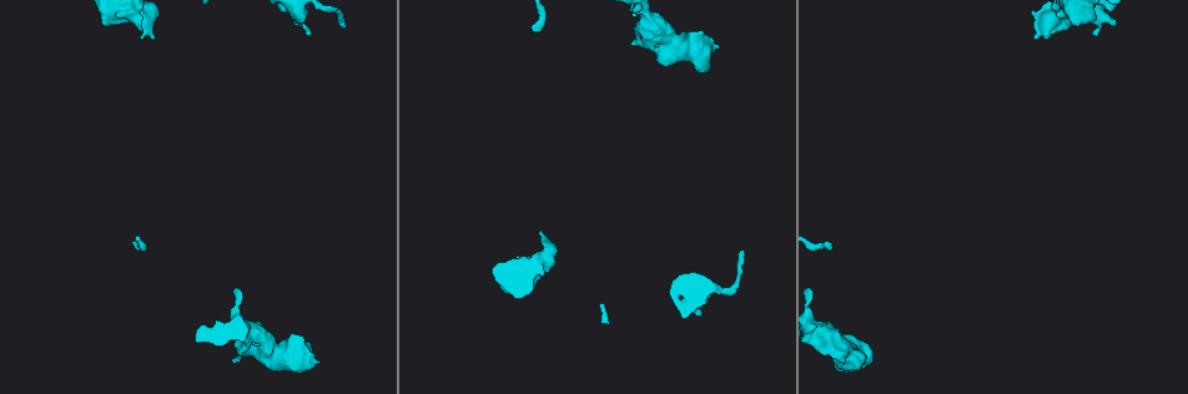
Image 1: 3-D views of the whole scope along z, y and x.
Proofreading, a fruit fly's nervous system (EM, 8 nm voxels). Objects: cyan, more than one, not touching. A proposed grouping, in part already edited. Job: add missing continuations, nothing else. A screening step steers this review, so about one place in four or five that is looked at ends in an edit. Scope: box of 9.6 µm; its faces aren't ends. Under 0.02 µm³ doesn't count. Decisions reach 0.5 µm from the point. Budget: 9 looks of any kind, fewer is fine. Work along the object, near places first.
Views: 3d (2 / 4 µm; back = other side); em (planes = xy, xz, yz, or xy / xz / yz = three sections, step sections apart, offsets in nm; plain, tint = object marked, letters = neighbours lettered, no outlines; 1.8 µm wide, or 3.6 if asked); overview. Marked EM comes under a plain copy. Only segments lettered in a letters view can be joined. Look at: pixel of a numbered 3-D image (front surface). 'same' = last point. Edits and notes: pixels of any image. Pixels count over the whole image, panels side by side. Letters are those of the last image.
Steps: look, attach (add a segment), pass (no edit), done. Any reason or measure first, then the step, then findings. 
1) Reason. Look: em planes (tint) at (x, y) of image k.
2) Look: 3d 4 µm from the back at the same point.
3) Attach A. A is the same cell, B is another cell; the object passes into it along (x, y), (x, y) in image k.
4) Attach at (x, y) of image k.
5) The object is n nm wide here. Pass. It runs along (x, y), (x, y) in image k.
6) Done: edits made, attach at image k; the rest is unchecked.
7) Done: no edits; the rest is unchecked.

Branch stops here. Look: 3d 2 µm at (1033, 36) of image 1.

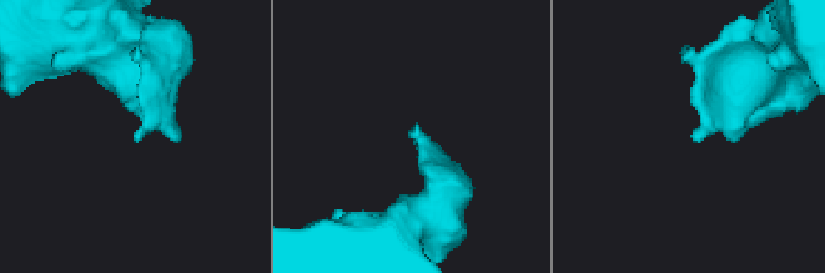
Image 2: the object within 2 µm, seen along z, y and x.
Shape alone is not enough. Look: em xy step 8 (tint) at (693, 141) of image 2.

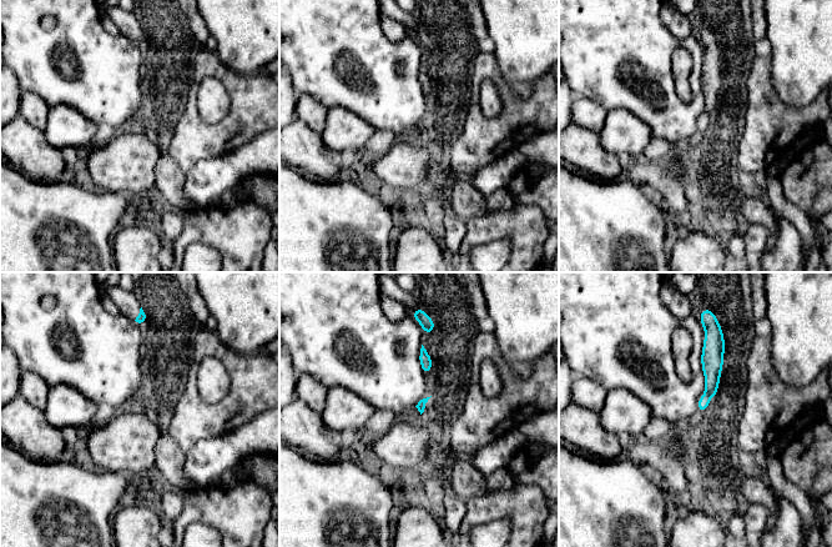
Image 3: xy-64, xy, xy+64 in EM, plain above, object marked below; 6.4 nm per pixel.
Look: em planes (letters) at the same point.

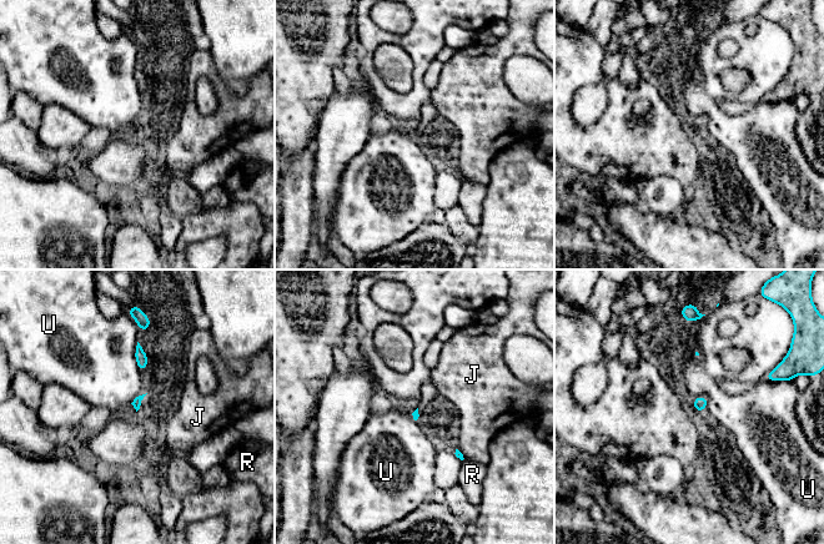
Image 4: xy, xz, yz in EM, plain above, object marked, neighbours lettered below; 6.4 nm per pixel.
Pass. J, R and U are other cells; a border runs along (137, 341), (135, 359), (140, 372) in image 4; no lettered segment goes on from it.

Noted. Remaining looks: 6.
Free end. Look: em planes (letters) at (700, 311) of image 1.

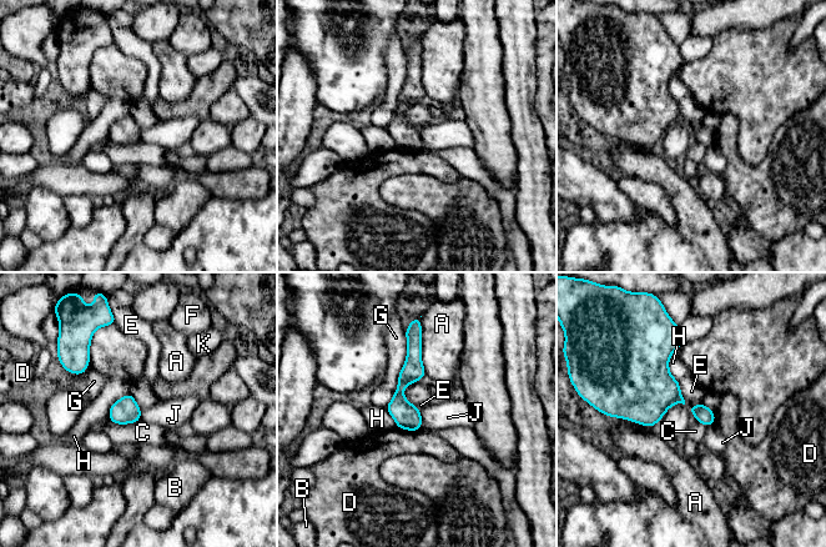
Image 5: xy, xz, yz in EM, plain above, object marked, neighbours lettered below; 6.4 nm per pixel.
The longest contact is with G, 500 nm. Pass. A, B, C, D, E, F, G, H, J and K are other cells; it runs along (411, 337), (399, 409), (416, 427) in image 5; no lettered segment goes on from it.

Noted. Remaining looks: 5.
Tapers out. Look: em xz step 16 (tint) at (345, 21) of image 1.

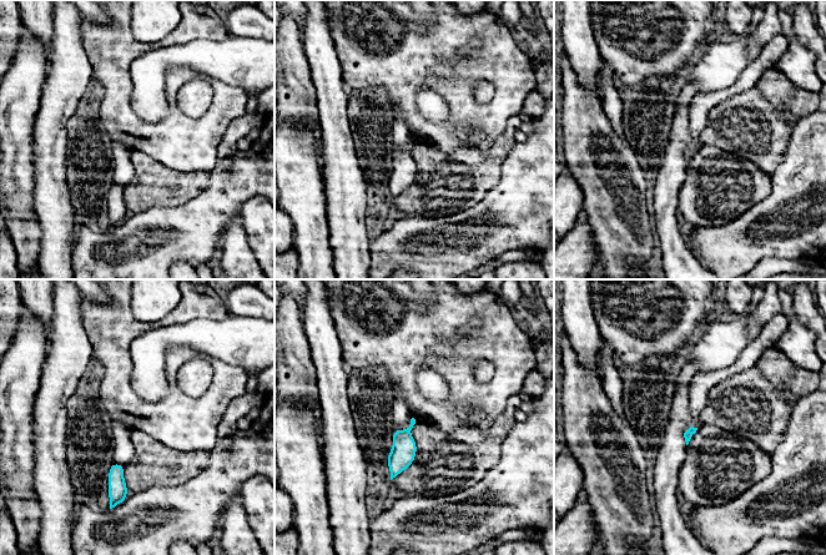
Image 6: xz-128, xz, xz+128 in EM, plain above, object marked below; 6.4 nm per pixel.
Look: em planes (letters) at the same point.

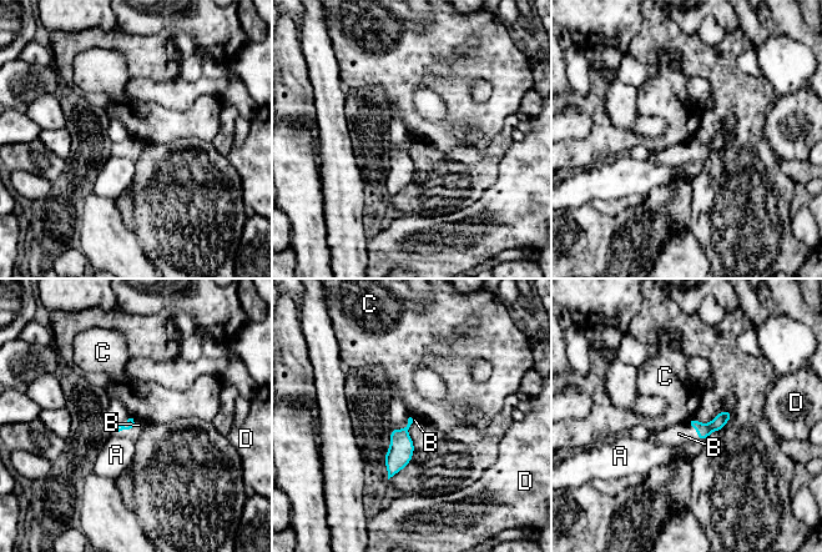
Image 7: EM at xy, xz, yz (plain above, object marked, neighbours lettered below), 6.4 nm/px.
Attach B. B is the same cell, A, C and D are other cells; the object passes into it along (129, 423), (126, 428), (134, 433) in image 7; the neuron continues.

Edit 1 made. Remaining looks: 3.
Look: 3d 2 µm from the back at (827, 330) of image 1.

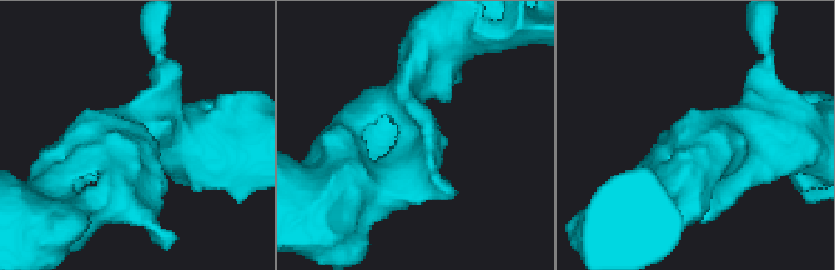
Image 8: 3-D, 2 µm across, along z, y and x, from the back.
Now the EM. Look: em planes (letters) at (702, 131) of image 8.

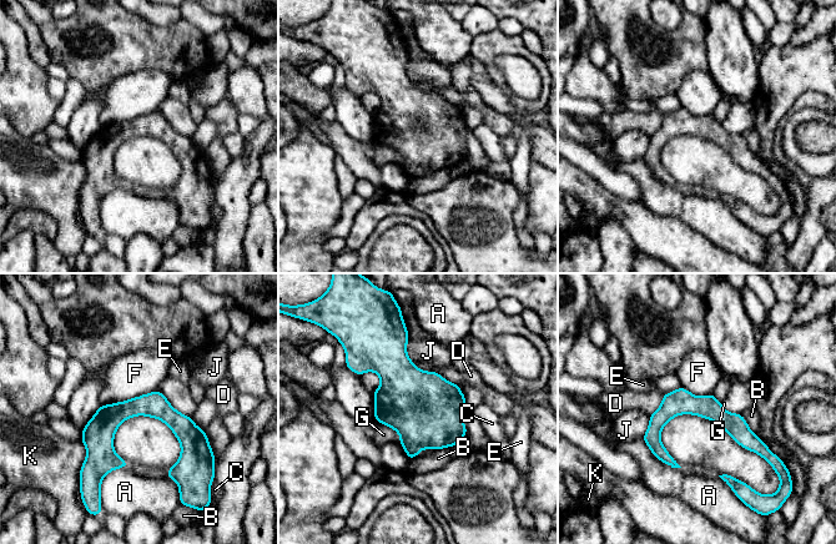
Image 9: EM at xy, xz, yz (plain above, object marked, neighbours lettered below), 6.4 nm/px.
The longest contact is with F, 400 nm. Pass. A, B, C, D, E, F, G, J and K are other cells; a border runs along (157, 388), (124, 401), (100, 406) in image 9; none of them fits.

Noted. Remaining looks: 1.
Done: edits made, attach at image 7; the rest is unchecked.

